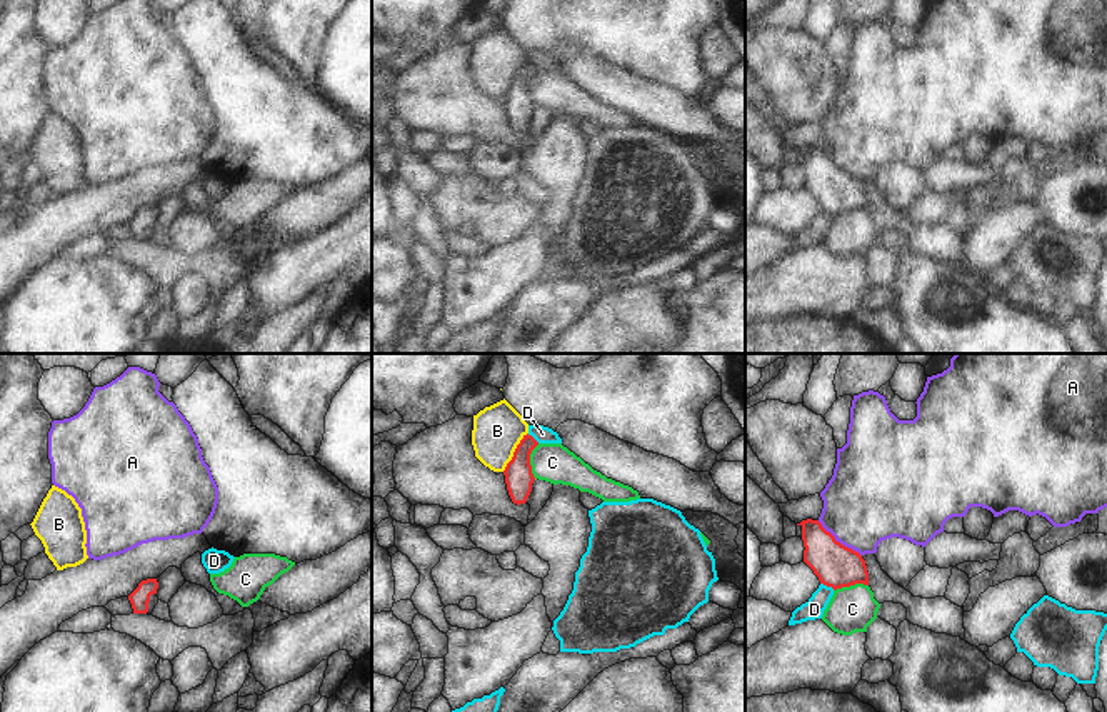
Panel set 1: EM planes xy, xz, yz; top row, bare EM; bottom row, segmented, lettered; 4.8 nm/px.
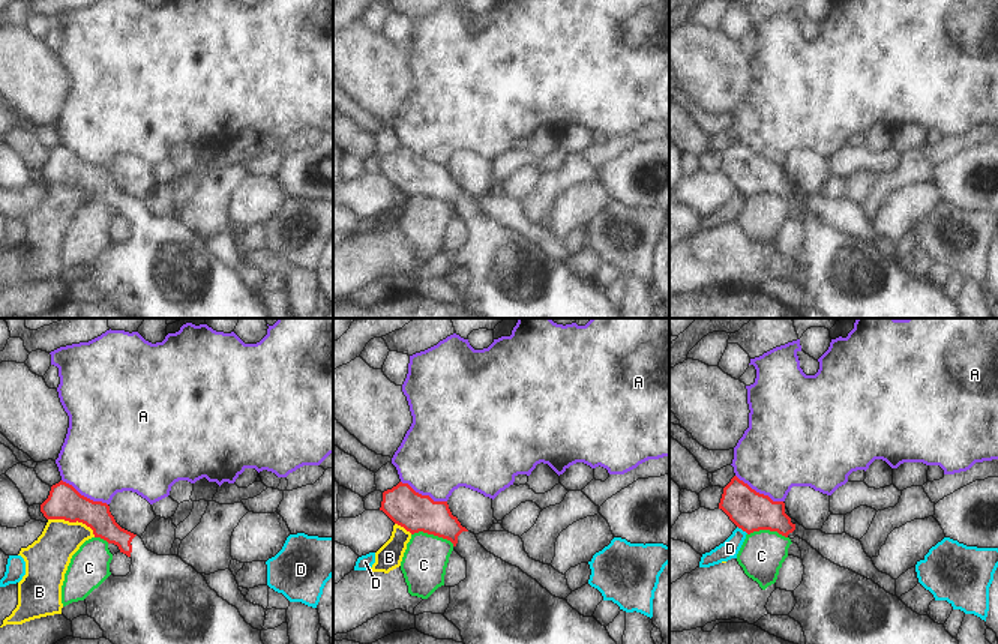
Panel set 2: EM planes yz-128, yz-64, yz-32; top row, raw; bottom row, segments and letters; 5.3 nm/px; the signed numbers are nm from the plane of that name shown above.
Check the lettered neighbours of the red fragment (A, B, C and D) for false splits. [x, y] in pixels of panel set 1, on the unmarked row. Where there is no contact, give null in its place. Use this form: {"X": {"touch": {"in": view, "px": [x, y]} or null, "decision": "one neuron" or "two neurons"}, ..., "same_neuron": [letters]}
{"A": {"touch": {"in": "yz", "px": [839, 169]}, "decision": "two neurons"}, "B": {"touch": {"in": "xz", "px": [514, 79]}, "decision": "two neurons"}, "C": {"touch": {"in": "xz", "px": [529, 87]}, "decision": "two neurons"}, "D": {"touch": {"in": "yz", "px": [827, 212]}, "decision": "two neurons"}, "same_neuron": []}

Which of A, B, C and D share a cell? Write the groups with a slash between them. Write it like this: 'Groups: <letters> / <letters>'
Groups: A / B / C / D.

